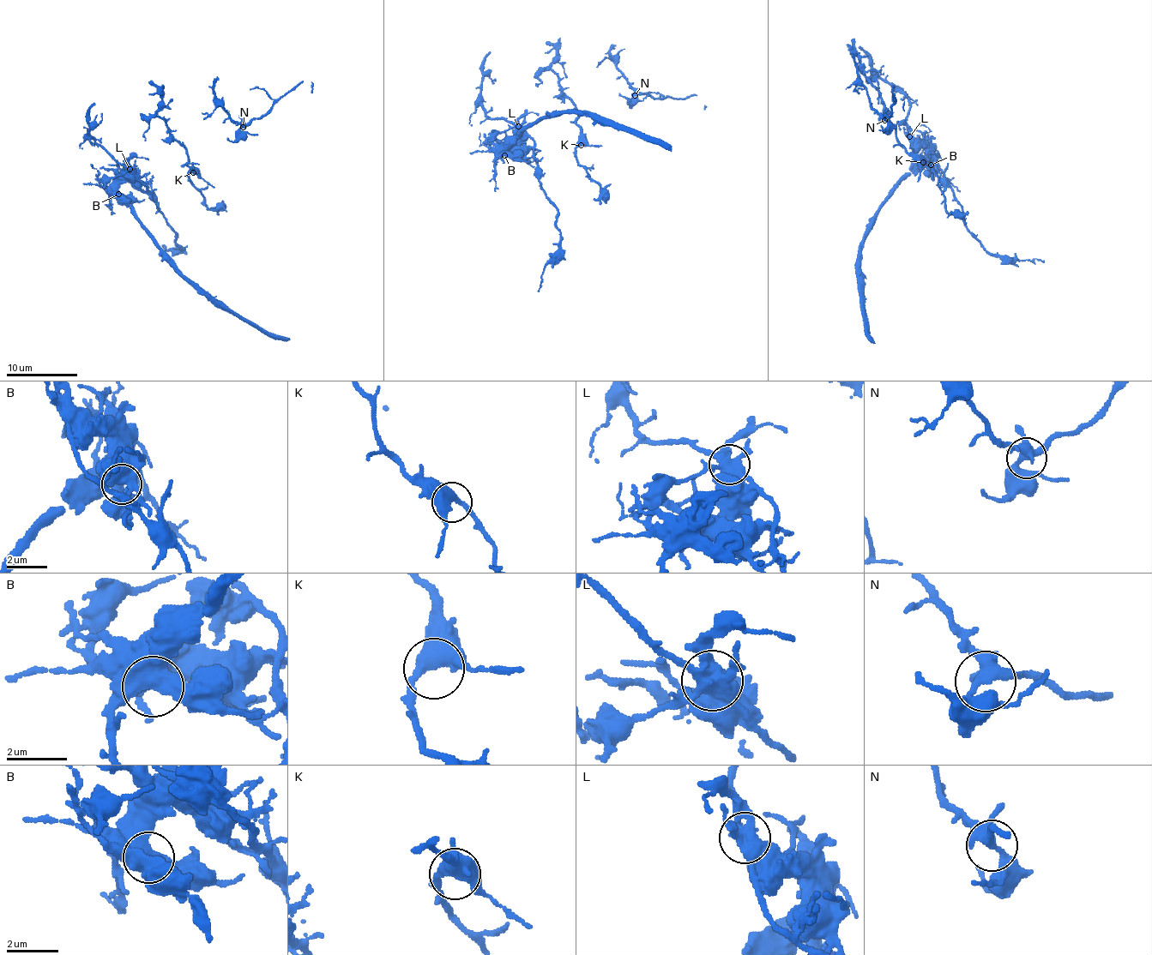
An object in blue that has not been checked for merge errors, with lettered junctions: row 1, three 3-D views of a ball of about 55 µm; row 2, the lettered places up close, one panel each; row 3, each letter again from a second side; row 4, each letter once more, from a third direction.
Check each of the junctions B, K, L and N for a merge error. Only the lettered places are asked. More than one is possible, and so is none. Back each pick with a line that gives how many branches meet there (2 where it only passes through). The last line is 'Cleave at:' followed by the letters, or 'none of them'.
L: 5
Cleave at: L

